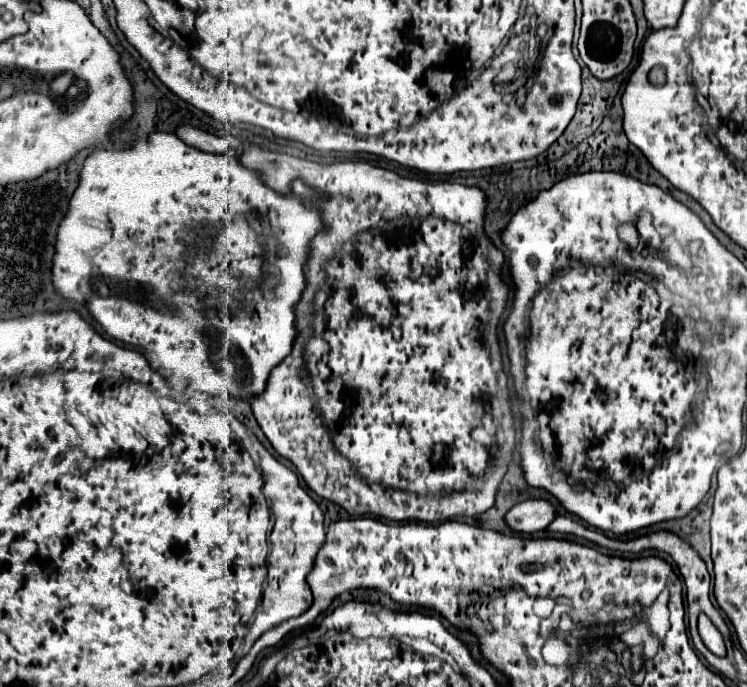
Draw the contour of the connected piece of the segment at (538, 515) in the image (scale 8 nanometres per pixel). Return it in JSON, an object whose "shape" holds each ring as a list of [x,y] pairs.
{"shape":[[[525,500],[507,512],[507,524],[515,532],[539,532],[555,520],[555,506],[547,500]]]}

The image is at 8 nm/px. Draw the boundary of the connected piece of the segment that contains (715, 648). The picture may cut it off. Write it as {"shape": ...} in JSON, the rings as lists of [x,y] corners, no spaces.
{"shape":[[[705,614],[699,616],[699,634],[701,634],[703,644],[705,644],[713,654],[717,654],[717,656],[725,656],[727,650],[725,650],[723,636],[721,636],[721,632],[713,626],[713,622],[711,622]]]}

